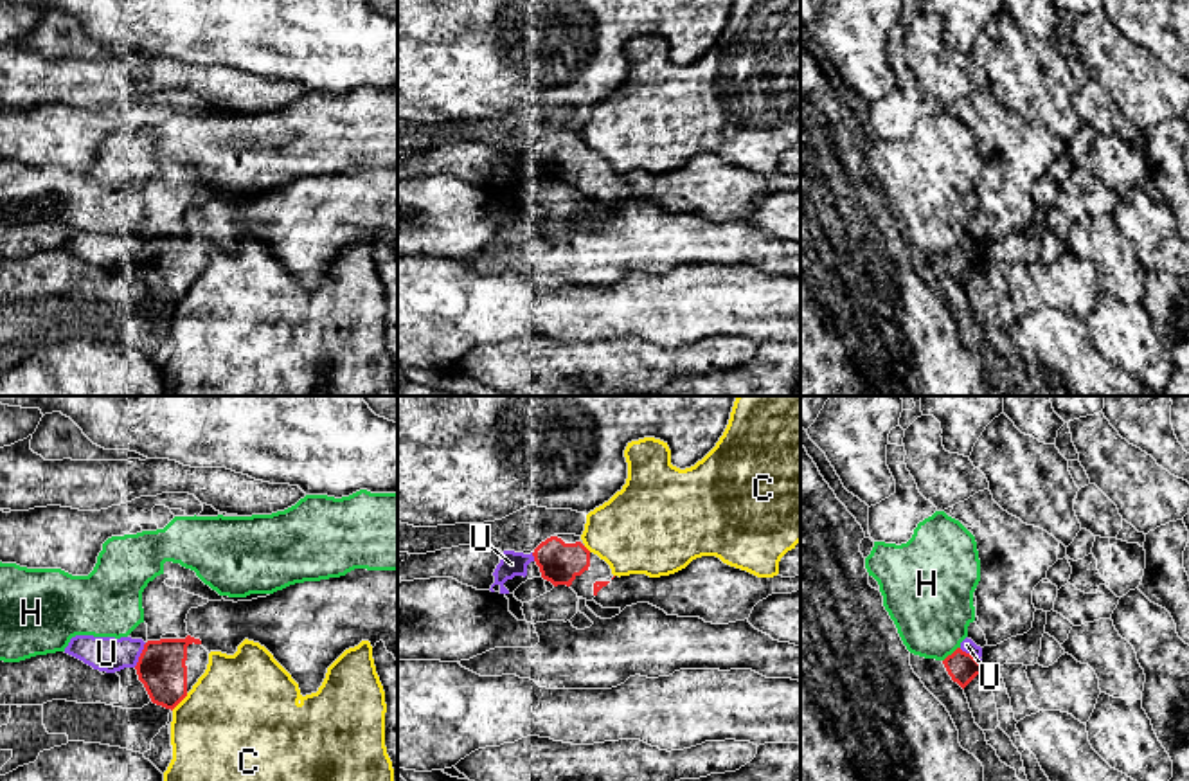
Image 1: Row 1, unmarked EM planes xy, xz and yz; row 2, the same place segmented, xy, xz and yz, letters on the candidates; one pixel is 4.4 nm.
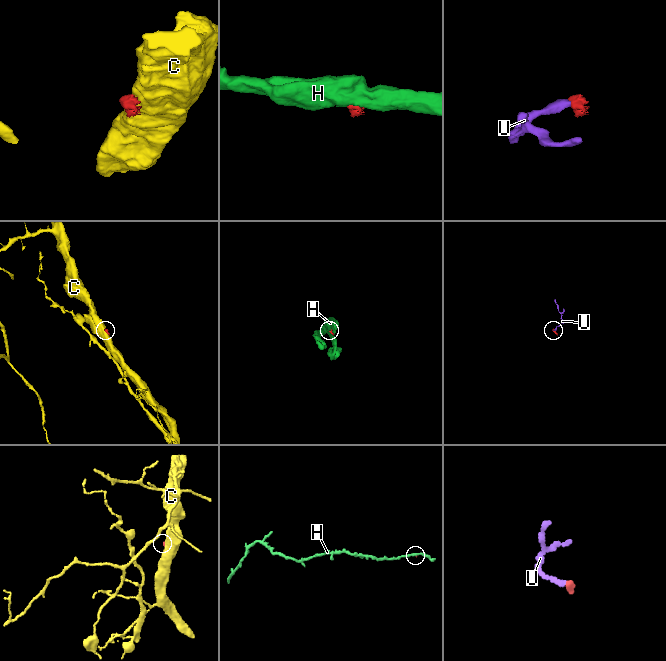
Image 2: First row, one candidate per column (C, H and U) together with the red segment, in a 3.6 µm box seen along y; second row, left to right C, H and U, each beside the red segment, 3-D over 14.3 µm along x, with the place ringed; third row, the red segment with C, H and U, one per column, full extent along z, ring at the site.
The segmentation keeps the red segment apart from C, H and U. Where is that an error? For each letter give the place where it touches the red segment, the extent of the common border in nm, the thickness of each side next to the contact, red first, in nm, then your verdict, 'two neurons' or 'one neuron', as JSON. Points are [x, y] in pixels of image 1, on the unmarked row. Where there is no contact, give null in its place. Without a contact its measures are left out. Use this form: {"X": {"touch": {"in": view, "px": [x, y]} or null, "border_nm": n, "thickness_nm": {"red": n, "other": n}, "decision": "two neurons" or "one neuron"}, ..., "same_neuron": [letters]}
{"C": {"touch": {"in": "xy", "px": [178, 299]}, "border_nm": 110, "thickness_nm": {"red": 220, "other": 480}, "decision": "two neurons"}, "H": {"touch": {"in": "yz", "px": [952, 251]}, "border_nm": 100, "thickness_nm": {"red": 140, "other": 380}, "decision": "two neurons"}, "U": {"touch": {"in": "xy", "px": [141, 252]}, "border_nm": 130, "thickness_nm": {"red": 220, "other": 160}, "decision": "two neurons"}, "same_neuron": []}

